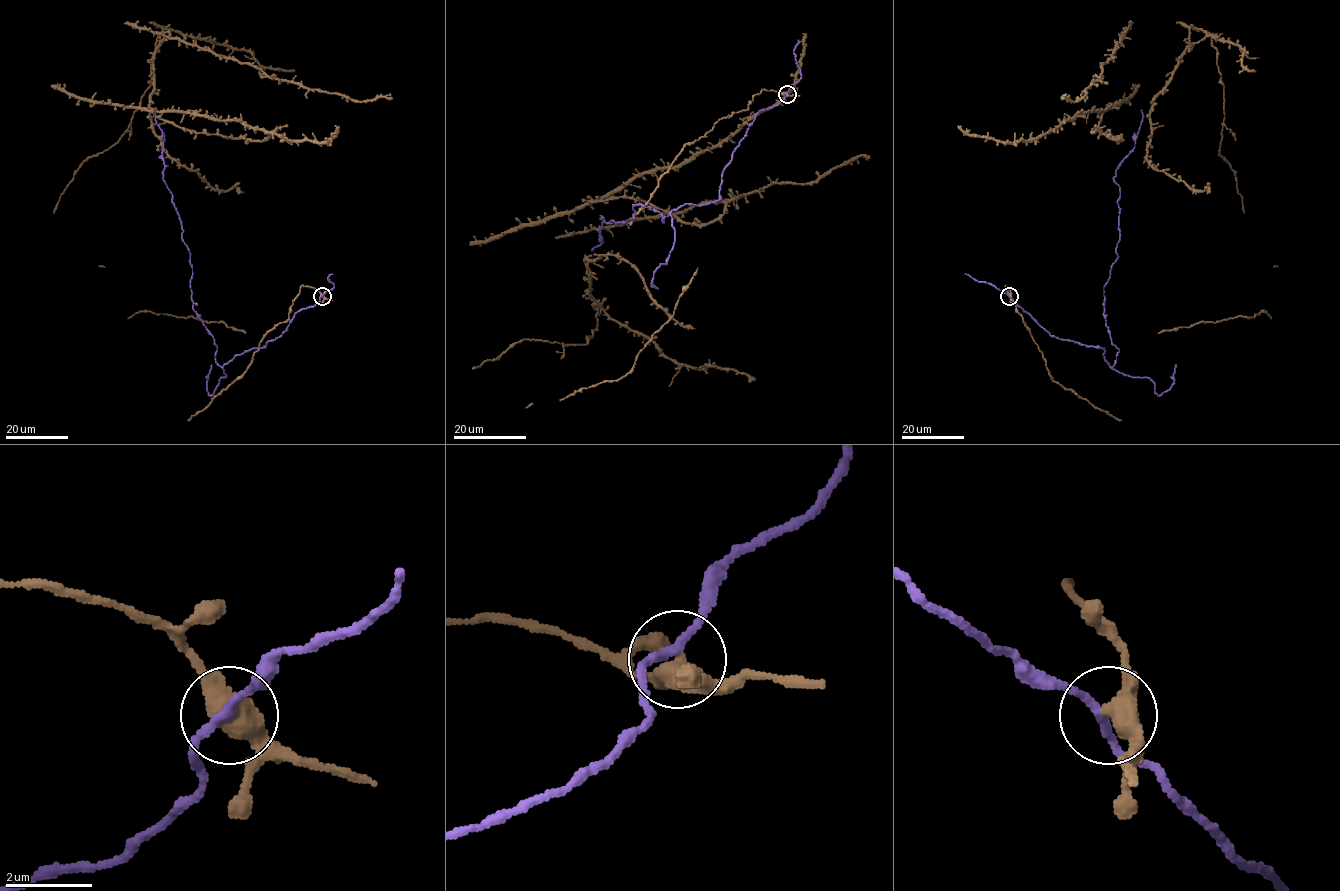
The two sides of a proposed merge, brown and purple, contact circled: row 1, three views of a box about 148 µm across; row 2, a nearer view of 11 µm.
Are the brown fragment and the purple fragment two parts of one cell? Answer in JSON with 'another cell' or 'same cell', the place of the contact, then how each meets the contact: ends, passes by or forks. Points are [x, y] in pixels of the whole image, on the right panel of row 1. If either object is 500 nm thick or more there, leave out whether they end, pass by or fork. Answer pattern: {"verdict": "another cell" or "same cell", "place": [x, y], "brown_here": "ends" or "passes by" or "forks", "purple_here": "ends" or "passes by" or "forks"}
{"verdict": "another cell", "place": [1009, 296]}

